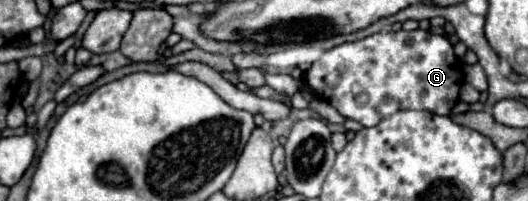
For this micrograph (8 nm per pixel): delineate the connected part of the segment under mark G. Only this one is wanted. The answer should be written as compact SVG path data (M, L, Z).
M416 29L374 33L362 41L338 45L312 63L304 81L318 99L328 101L346 119L374 127L400 109L450 115L450 109L458 103L464 75L462 63L446 37Z

